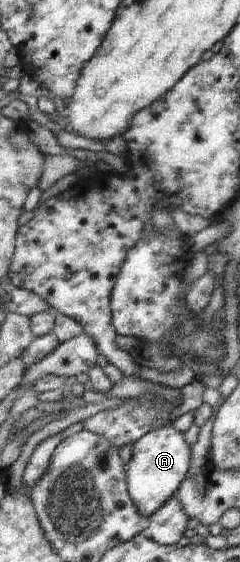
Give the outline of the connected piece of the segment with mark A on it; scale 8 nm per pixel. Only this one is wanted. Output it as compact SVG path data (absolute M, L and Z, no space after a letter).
M173 425L155 429L133 445L133 455L125 468L130 498L142 516L150 518L175 497L189 476L192 452L193 446L186 442L184 432Z

